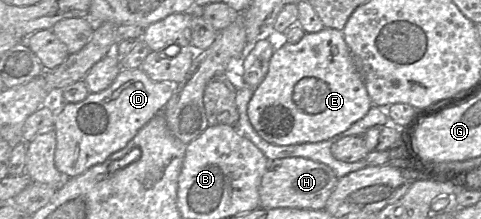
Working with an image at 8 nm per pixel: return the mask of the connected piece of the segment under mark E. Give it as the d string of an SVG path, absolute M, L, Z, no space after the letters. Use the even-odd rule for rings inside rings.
M325 27L319 32L306 32L299 42L286 42L274 50L267 74L254 89L247 113L252 126L264 140L275 145L293 145L328 140L364 117L371 106L342 31Z

